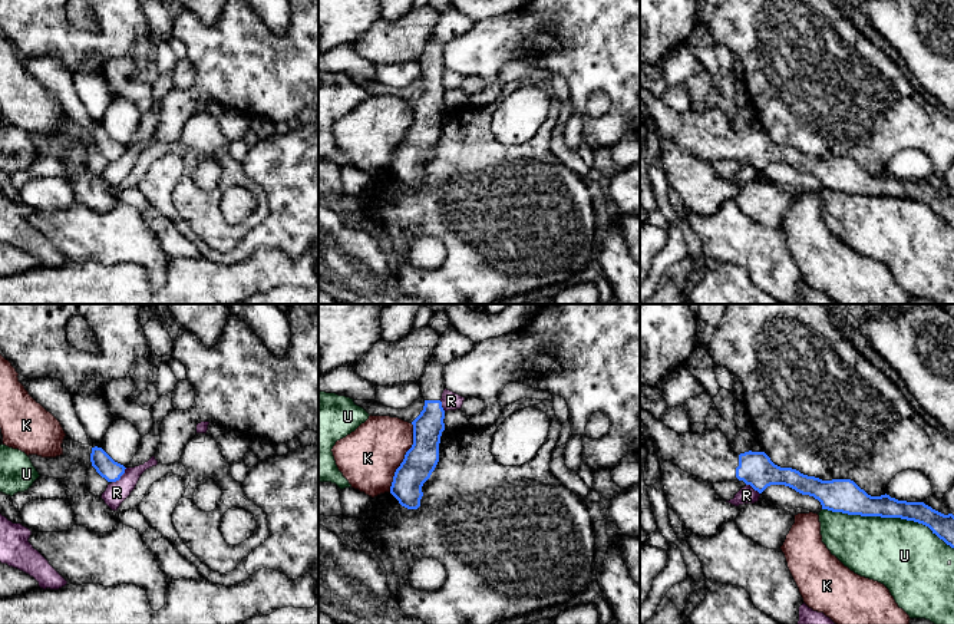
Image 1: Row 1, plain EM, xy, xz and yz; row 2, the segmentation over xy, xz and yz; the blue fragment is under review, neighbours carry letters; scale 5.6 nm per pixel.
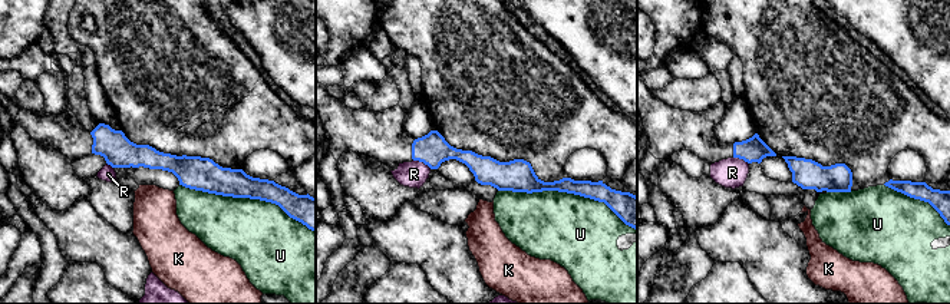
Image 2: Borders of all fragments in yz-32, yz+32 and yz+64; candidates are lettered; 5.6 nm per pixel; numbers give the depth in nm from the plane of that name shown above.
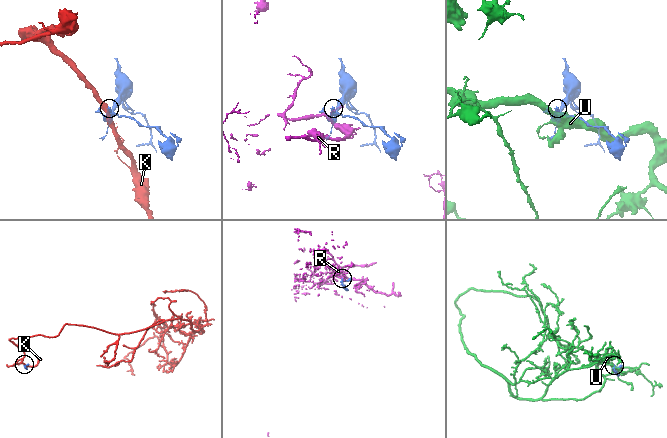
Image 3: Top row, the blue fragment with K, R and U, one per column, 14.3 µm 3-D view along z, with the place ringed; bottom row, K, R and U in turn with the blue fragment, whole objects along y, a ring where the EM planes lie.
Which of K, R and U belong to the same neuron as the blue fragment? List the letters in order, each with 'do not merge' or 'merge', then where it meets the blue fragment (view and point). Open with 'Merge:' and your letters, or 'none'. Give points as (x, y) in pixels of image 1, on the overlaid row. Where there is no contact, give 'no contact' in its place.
Merge: none
K: do not merge | xz (405, 458)
R: do not merge | xy (121, 475)
U: do not merge | yz (888, 517)

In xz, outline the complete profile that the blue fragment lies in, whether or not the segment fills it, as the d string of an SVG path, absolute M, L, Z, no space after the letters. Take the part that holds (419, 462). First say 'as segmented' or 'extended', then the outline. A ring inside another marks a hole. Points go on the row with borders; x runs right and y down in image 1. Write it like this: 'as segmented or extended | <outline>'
extended | M432 354L417 382L425 406L412 422L413 445L396 469L390 486L390 493L407 509L420 506L422 486L439 462L439 443L445 430L445 410L440 402L445 390L442 372L443 364L438 363Z

